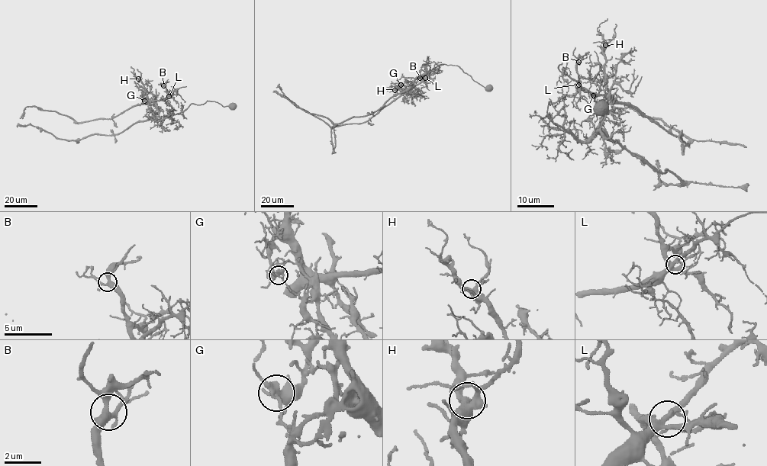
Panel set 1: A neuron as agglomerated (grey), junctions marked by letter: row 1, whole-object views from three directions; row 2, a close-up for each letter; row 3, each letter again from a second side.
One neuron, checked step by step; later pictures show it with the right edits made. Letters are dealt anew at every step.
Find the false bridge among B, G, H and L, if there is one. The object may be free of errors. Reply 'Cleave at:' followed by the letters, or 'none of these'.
Cleave at: G

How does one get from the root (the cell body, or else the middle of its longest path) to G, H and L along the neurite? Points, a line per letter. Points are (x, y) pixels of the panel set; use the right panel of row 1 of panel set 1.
G: (602, 108), (565, 95), (549, 101), (547, 115), (587, 141), (596, 131), (593, 95)
H: (602, 108), (565, 95), (549, 101), (547, 115), (581, 141), (601, 129), (605, 45)
L: (602, 108), (565, 95), (549, 101), (552, 120), (563, 125), (562, 95), (578, 92), (578, 85)

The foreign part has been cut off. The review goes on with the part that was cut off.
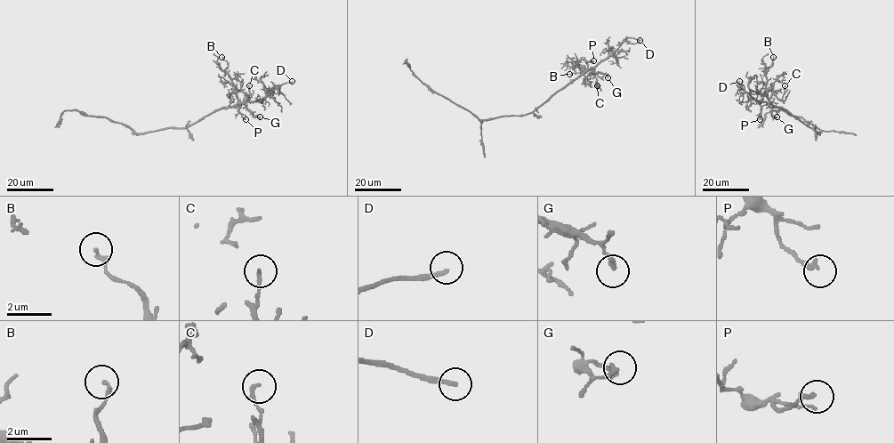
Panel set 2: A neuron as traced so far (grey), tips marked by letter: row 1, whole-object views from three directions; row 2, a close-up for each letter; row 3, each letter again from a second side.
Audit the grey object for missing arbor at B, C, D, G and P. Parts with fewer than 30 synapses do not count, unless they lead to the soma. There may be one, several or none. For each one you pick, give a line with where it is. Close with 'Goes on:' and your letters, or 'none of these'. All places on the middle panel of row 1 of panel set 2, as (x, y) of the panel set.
D: (640, 40)
Goes on: D

